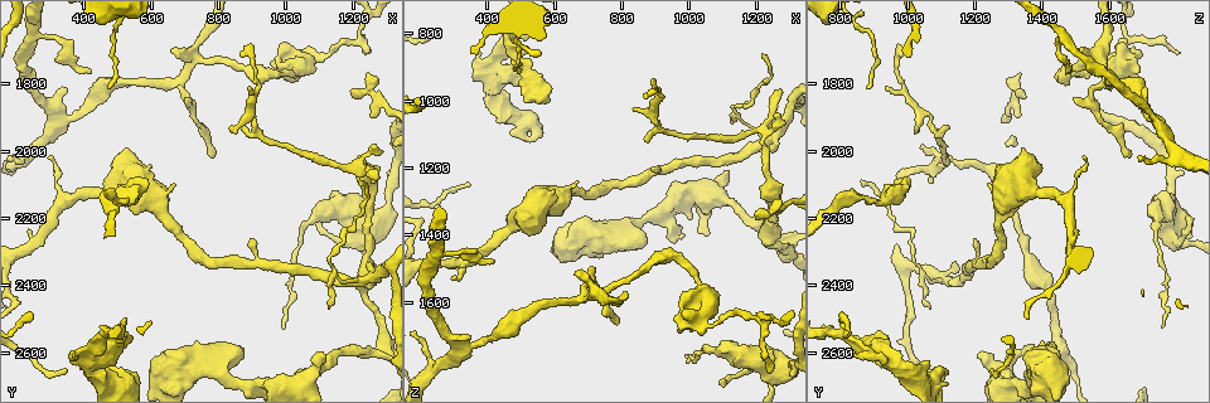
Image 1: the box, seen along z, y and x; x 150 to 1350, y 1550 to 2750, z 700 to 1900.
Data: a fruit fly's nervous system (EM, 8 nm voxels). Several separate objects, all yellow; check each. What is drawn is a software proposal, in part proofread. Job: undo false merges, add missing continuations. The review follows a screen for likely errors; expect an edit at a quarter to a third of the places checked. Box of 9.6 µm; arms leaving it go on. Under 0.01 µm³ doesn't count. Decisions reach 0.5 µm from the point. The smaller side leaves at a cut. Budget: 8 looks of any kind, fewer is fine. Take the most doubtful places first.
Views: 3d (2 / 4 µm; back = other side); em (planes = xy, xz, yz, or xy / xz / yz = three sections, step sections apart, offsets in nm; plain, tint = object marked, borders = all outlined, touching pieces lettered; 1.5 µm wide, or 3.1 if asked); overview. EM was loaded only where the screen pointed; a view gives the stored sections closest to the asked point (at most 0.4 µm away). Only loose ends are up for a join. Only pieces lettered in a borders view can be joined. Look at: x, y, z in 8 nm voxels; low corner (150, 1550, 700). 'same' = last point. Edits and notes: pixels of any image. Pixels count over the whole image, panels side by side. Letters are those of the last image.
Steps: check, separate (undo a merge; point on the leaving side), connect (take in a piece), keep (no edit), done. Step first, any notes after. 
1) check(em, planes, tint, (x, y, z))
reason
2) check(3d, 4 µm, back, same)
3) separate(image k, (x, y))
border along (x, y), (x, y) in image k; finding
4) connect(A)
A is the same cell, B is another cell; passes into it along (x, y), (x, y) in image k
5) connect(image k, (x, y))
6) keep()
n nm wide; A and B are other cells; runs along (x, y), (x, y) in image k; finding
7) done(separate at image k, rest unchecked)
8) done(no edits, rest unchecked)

check(em, planes, borders, (480, 1810, 880))
thin end

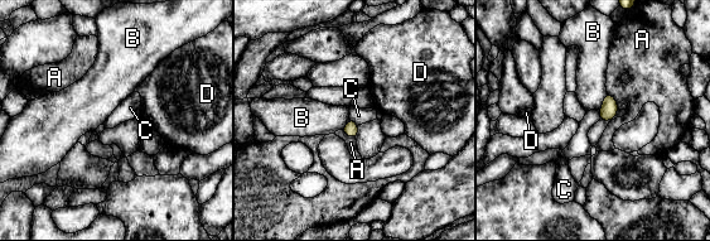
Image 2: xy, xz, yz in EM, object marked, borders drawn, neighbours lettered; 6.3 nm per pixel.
keep()
A touches over 130 nm; A, B, C and D are other cells; border along (349, 119), (357, 125) in image 2; none of them fits

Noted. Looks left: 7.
check(em, planes, plain, (340, 1900, 1720))
abrupt turn

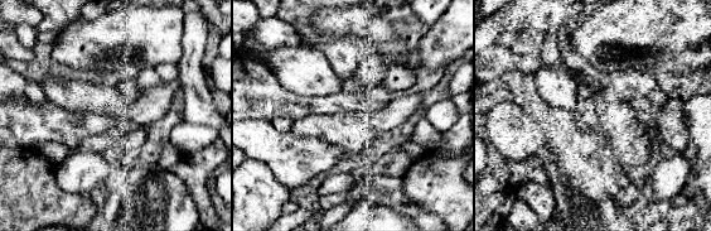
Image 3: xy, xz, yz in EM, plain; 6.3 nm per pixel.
check(em, planes, tint, same)
with the object marked

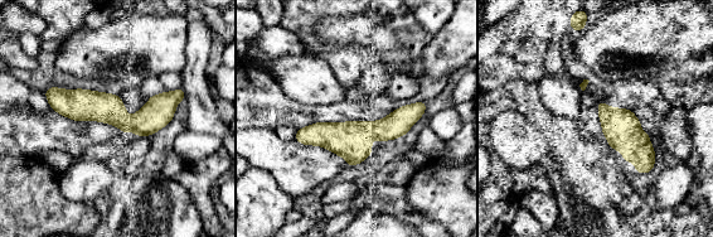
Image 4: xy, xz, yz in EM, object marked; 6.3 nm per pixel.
check(em, planes, borders, same)
see the neighbours

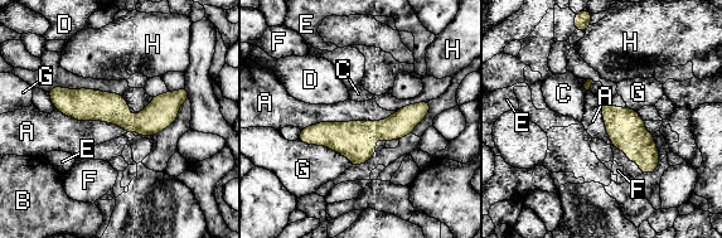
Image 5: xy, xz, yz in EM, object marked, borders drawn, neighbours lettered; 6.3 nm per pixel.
keep()
190 nm wide; A, B, C, D, E, F, G and H are other cells; runs along (52, 93), (129, 121), (185, 96) in image 5; continuous, no second neuron

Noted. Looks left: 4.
check(3d, 4 µm, (1040, 1690, 1680))
stops while still wide

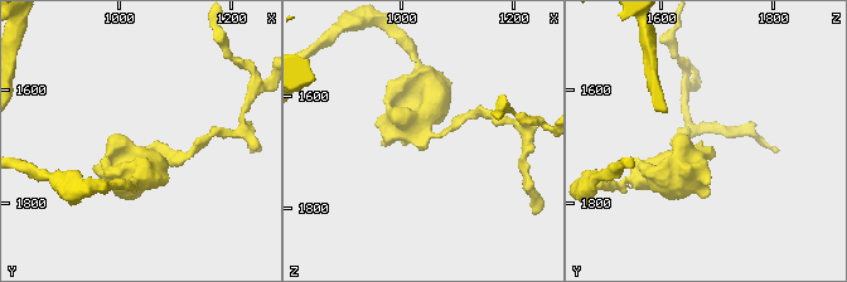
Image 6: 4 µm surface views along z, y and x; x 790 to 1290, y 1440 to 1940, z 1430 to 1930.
check(em, planes, borders, (1045, 1695, 1685))
shape alone is not enough

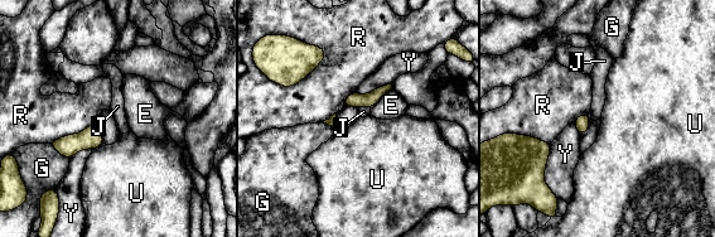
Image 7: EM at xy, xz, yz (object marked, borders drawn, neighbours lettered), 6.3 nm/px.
keep()
E, G, J, R, U and Y are other cells; border along (325, 52), (290, 86), (261, 72) in image 7; none of them fits

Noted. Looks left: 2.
done(no edits, rest unchecked)

